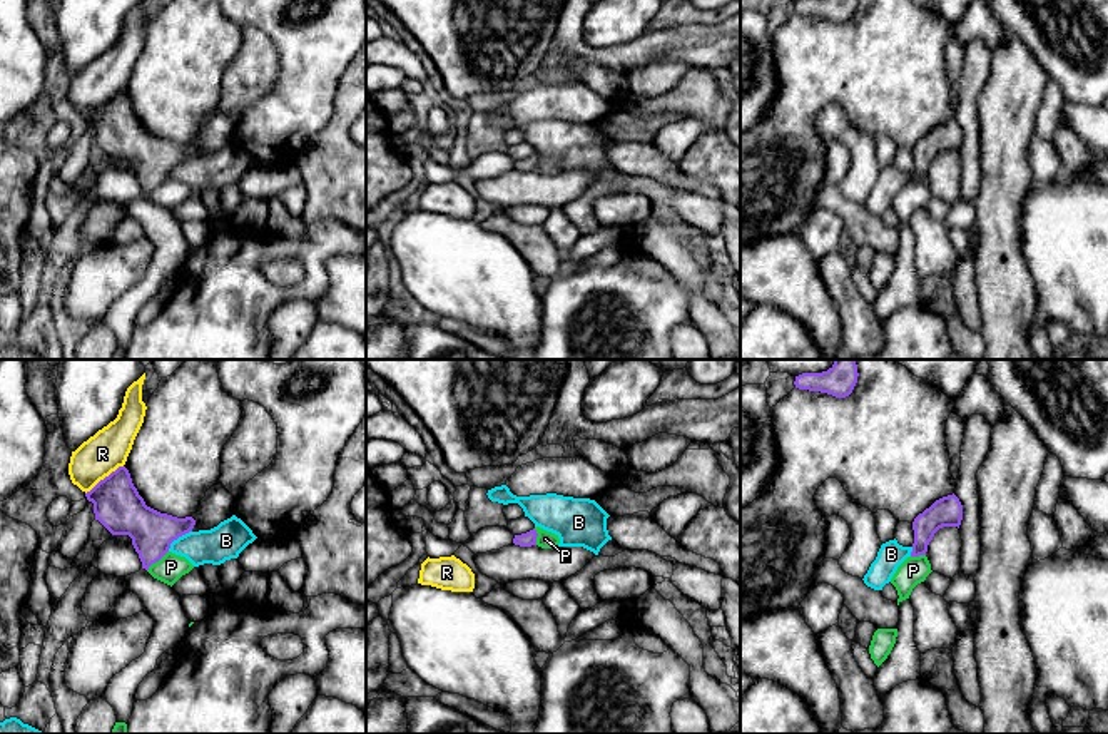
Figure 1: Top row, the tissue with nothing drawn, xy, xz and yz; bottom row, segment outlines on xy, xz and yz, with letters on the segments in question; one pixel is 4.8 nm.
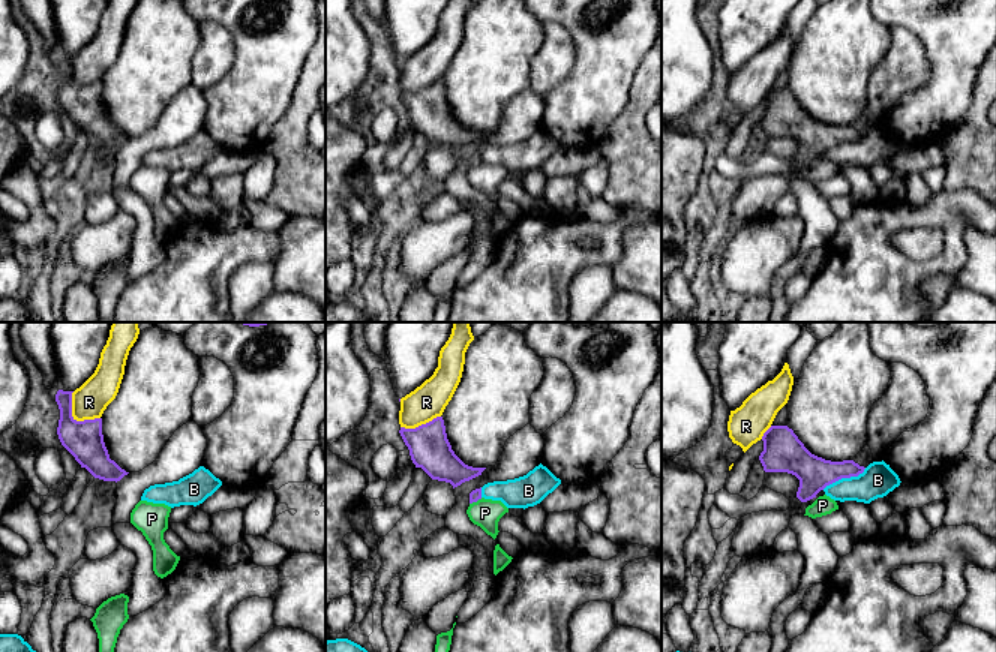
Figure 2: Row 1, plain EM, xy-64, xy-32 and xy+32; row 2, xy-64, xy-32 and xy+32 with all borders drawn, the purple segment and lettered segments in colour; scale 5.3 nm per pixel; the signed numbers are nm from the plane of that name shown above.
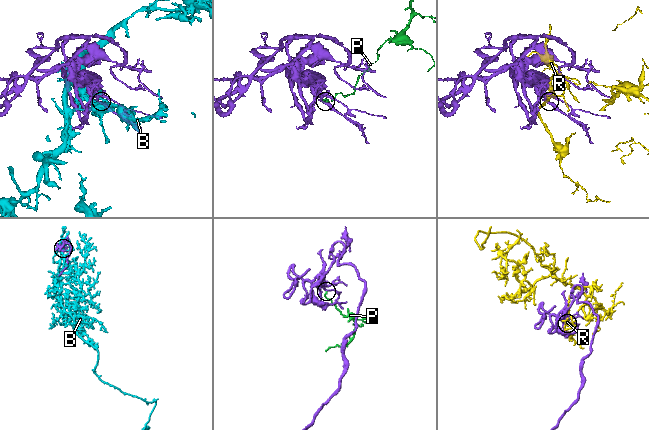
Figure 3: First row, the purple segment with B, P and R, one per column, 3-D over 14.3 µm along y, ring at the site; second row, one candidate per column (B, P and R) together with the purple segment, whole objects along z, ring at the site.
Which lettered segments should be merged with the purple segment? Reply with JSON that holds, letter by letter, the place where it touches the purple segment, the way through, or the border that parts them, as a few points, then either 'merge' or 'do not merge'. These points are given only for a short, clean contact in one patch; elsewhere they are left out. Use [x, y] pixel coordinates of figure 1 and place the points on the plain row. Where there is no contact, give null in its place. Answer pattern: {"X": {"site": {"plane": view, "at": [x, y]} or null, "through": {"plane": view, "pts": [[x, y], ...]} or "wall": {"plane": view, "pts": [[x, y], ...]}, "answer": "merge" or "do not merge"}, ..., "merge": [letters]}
{"B": {"site": {"plane": "xy", "at": [177, 163]}, "answer": "do not merge"}, "P": {"site": {"plane": "xy", "at": [156, 186]}, "wall": {"plane": "xy", "pts": [[167, 176], [147, 196]]}, "answer": "do not merge"}, "R": {"site": {"plane": "xy", "at": [106, 102]}, "answer": "do not merge"}, "merge": []}

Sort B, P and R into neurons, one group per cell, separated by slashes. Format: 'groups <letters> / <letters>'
groups B / P / R

